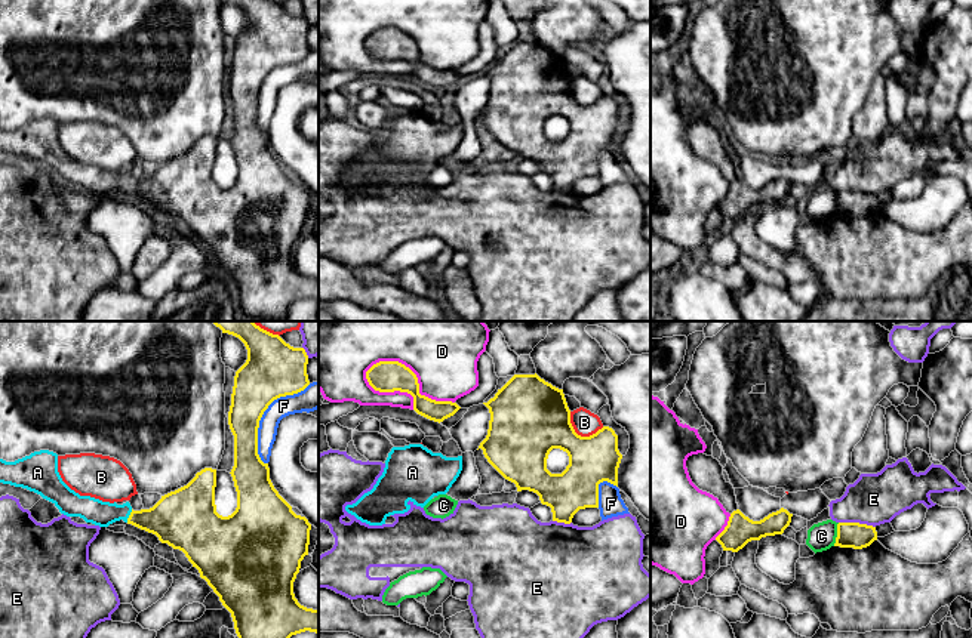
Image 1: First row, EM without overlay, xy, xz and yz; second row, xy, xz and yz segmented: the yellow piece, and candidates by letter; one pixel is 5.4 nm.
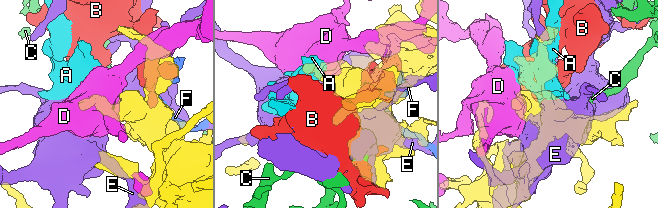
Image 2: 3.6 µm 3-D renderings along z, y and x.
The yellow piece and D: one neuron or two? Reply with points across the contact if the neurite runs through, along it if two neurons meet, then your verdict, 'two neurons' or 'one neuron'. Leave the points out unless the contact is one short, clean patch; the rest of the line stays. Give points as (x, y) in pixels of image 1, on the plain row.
two neurons

